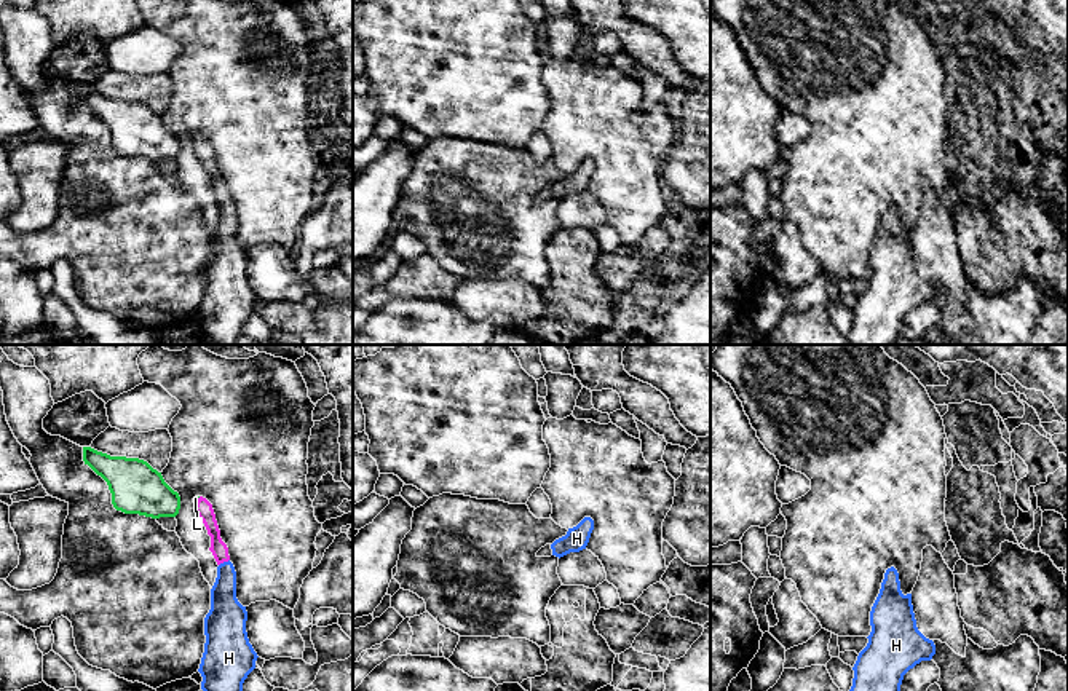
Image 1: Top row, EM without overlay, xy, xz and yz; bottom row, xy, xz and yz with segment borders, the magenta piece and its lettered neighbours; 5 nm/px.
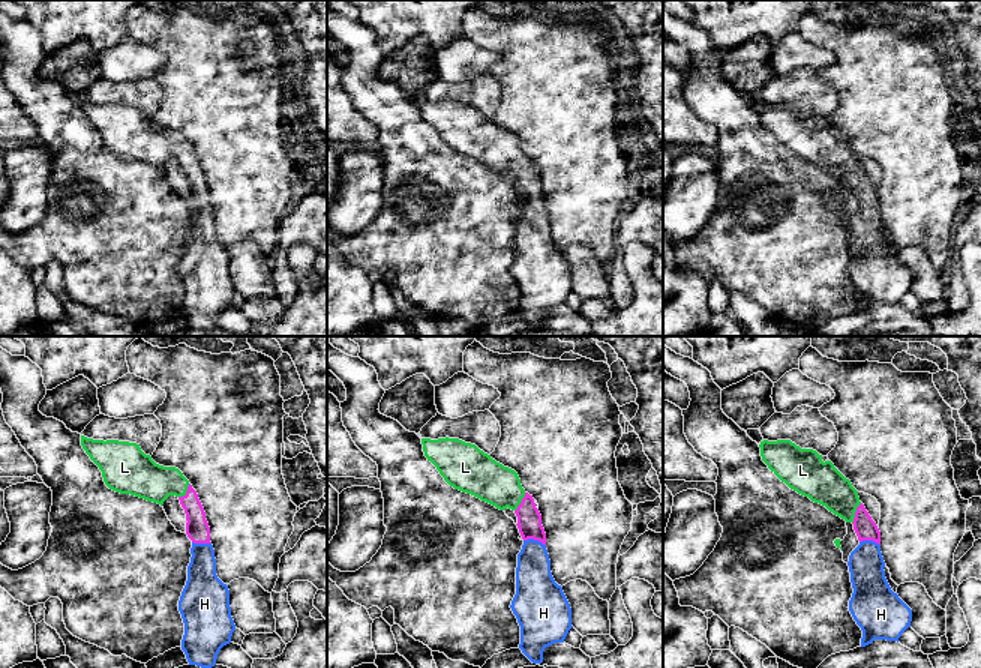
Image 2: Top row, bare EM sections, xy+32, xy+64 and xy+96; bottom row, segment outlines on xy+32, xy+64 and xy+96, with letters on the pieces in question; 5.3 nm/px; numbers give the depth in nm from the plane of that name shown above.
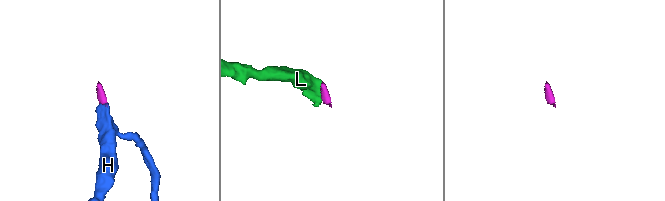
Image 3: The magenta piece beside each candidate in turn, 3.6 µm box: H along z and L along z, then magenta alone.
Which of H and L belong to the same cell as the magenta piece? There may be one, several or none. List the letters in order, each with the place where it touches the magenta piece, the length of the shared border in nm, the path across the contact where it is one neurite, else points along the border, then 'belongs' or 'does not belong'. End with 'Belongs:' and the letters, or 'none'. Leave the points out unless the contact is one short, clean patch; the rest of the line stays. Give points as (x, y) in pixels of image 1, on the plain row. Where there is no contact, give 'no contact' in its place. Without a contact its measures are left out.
H: xy (224, 203) | 70 nm | across xy (219, 192), (224, 203), (225, 252) | belongs
L: xy (197, 144) | 60 nm | across xy (203, 150), (197, 144), (195, 141) | belongs
Belongs: H, L

